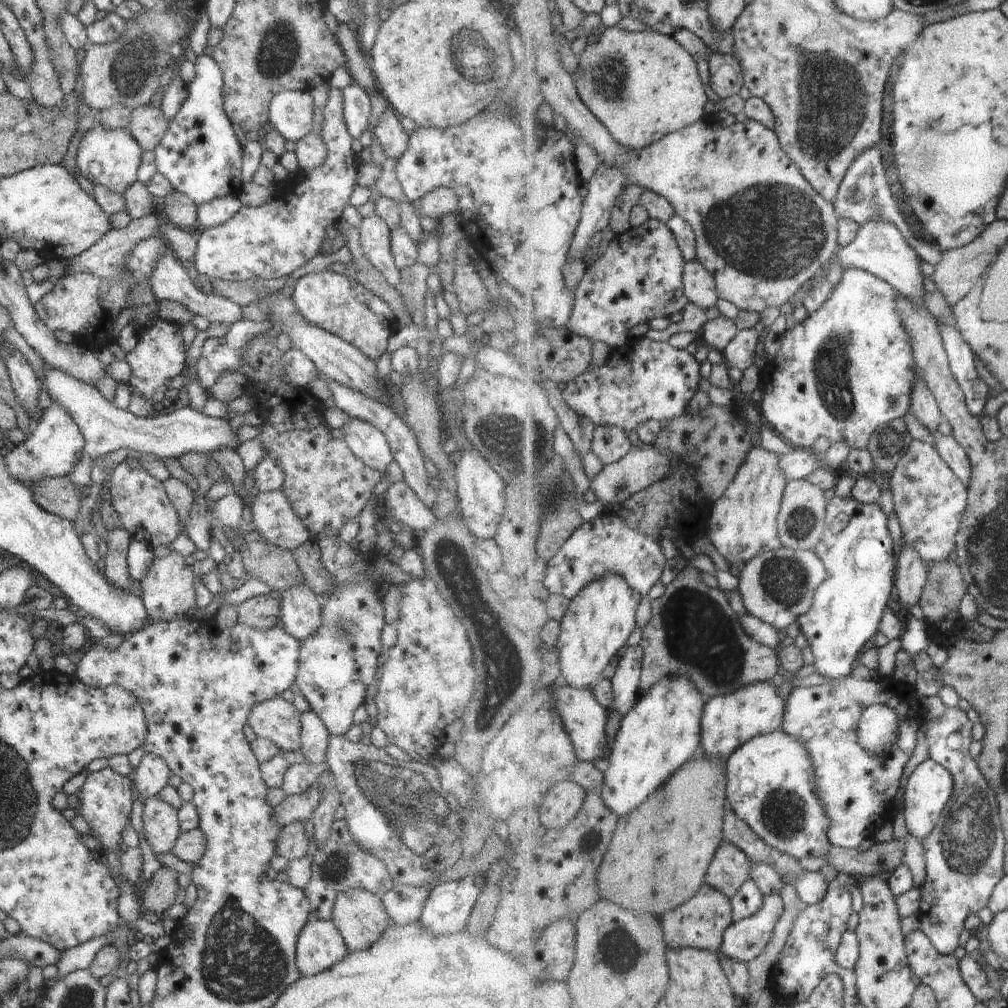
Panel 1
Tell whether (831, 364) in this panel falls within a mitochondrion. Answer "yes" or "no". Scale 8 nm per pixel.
yes

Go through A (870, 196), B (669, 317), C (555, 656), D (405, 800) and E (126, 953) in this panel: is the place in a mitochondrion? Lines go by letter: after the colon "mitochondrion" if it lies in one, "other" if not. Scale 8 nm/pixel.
A: mitochondrion
B: other
C: other
D: mitochondrion
E: other

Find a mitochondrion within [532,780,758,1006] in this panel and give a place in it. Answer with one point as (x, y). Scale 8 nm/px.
(631, 951)

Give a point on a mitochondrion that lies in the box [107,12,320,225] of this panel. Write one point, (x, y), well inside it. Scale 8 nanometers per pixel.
(279, 48)

